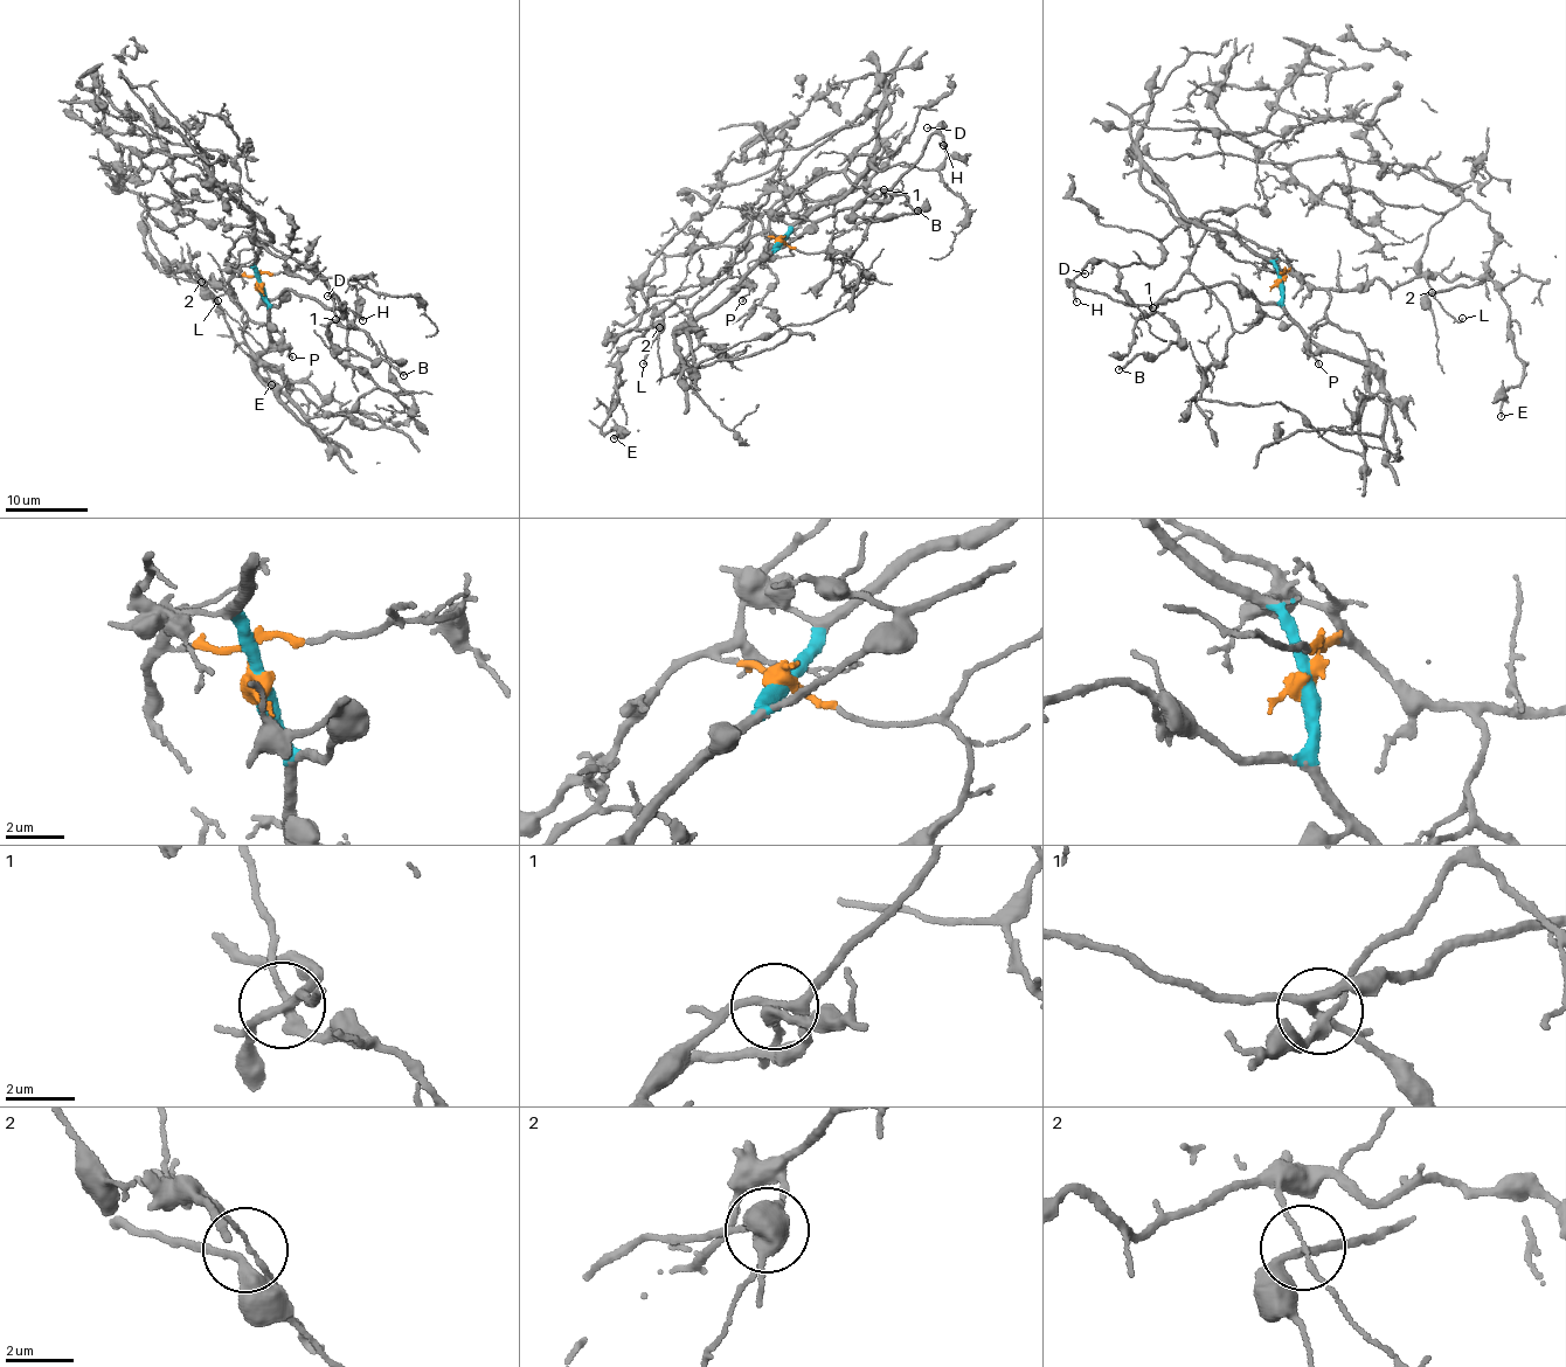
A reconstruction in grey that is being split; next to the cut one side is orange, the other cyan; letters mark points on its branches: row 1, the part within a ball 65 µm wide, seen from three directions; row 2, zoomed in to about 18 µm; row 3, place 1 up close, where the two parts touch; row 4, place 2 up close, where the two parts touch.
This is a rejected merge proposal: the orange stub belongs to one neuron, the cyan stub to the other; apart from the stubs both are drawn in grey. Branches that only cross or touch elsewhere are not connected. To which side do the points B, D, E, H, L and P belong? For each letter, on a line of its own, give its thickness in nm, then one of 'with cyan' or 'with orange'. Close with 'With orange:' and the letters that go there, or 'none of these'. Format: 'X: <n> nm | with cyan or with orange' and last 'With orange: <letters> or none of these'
B: 170 nm | with cyan
D: 110 nm | with cyan
E: 120 nm | with orange
H: 150 nm | with cyan
L: 100 nm | with orange
P: 160 nm | with orange
With orange: E, L, P

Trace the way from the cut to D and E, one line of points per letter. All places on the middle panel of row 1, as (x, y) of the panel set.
D: (780, 242), (776, 248), (784, 248), (823, 219), (865, 202), (886, 202), (936, 132), (927, 127)
E: (780, 242), (756, 235), (633, 339), (618, 359), (617, 396), (600, 428), (615, 430), (614, 438)

